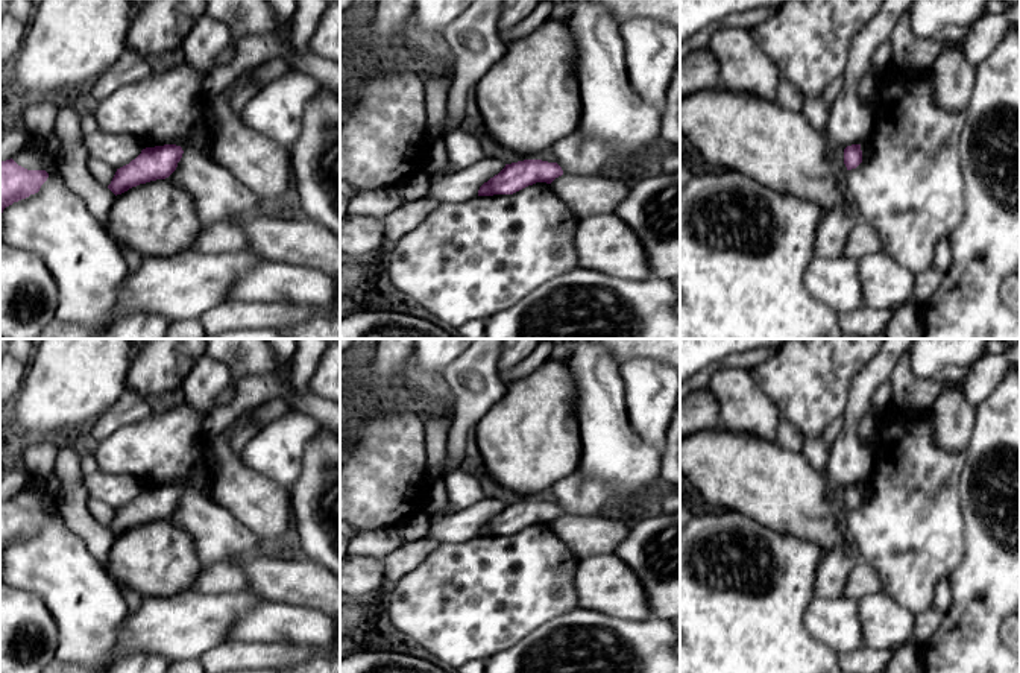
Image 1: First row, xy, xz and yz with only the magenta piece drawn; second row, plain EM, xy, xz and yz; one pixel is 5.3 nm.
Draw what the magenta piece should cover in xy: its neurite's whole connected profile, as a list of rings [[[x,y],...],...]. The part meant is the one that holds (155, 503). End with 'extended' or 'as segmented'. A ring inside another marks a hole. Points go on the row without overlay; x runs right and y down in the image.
[[[176,485],[146,488],[129,504],[117,509],[108,529],[117,536],[140,524],[165,520],[176,510],[182,494]]]; as segmented

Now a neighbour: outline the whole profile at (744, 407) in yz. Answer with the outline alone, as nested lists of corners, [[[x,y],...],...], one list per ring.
[[[719,365],[709,389],[719,404],[719,424],[738,433],[776,441],[780,412],[754,383],[750,369]]]

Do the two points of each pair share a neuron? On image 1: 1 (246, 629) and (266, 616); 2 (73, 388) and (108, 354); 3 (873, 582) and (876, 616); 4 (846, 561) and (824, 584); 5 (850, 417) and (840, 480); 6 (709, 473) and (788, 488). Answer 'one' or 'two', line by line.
1: one
2: one
3: two
4: one
5: one
6: one

